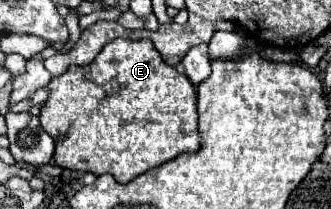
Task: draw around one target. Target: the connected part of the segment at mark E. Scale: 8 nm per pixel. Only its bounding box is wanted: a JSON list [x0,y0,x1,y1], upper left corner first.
[39,39,199,183]

